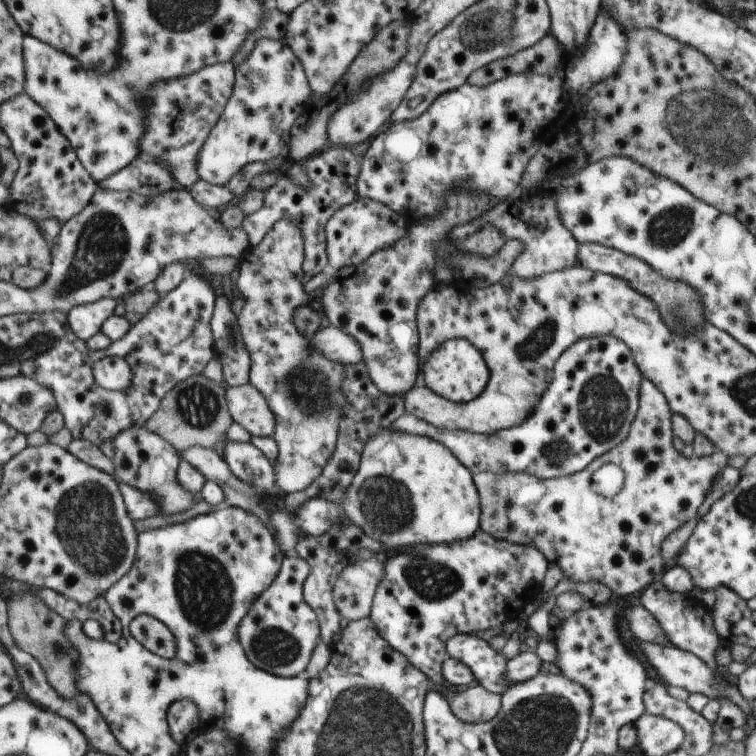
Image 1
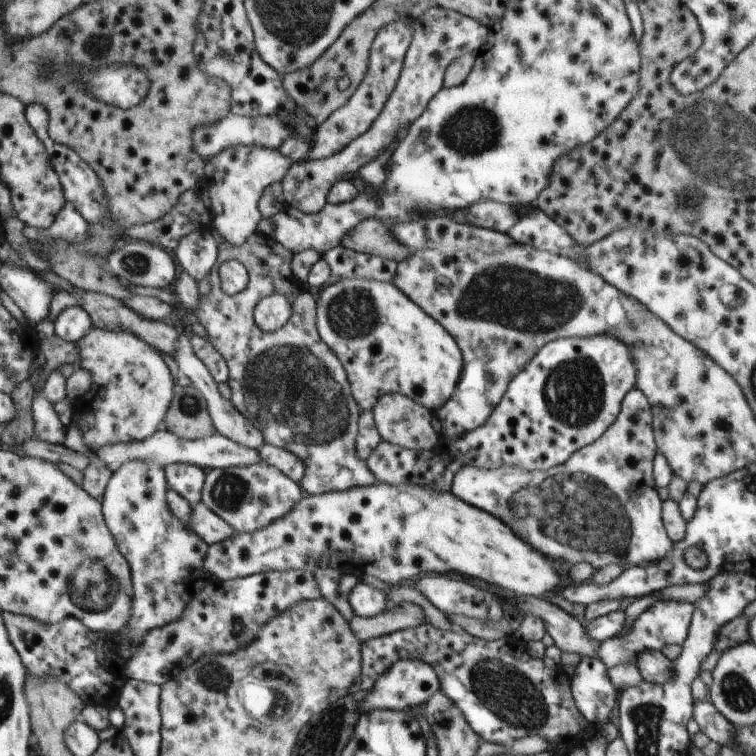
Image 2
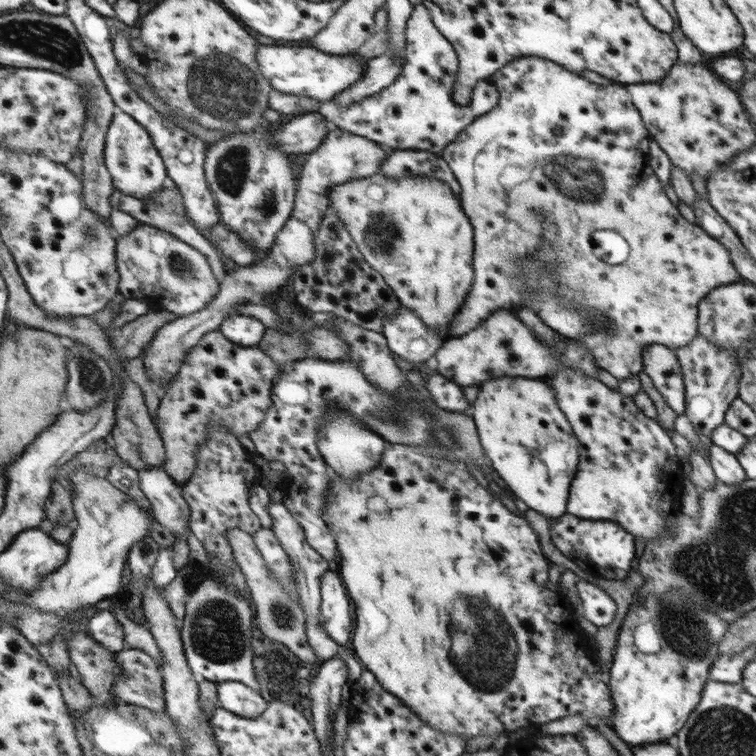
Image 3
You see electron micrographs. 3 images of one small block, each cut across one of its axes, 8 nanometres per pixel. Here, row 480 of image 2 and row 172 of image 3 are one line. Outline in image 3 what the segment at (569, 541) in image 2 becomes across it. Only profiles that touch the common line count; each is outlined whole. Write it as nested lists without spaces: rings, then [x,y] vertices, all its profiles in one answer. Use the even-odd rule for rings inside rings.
[[[527,56],[515,58],[511,62],[507,62],[502,68],[494,73],[489,79],[499,90],[499,102],[490,110],[489,113],[482,114],[481,117],[475,117],[470,125],[467,125],[465,131],[460,136],[451,141],[445,149],[441,151],[439,156],[450,167],[450,171],[457,179],[461,187],[460,202],[462,210],[466,213],[466,217],[473,224],[474,241],[472,254],[472,268],[474,272],[473,288],[466,298],[466,304],[462,307],[462,312],[458,314],[456,320],[453,321],[452,337],[459,338],[463,334],[470,333],[483,319],[490,317],[492,313],[501,309],[501,311],[519,312],[523,306],[523,284],[517,276],[518,264],[520,256],[528,256],[534,254],[538,250],[544,250],[540,254],[544,264],[558,263],[557,272],[551,272],[555,275],[555,279],[559,280],[562,290],[563,301],[575,301],[577,305],[581,305],[587,313],[589,319],[593,321],[610,322],[610,327],[599,329],[595,334],[583,336],[575,342],[581,347],[585,347],[594,357],[601,370],[605,370],[617,380],[626,379],[636,375],[642,369],[642,349],[651,344],[669,347],[674,351],[682,349],[683,346],[689,346],[690,342],[697,336],[697,319],[698,304],[707,294],[721,286],[729,286],[743,282],[742,276],[739,276],[738,268],[730,261],[729,251],[713,236],[708,235],[706,231],[699,225],[693,226],[684,218],[679,216],[679,212],[675,210],[675,206],[667,200],[667,196],[661,190],[661,184],[654,172],[651,172],[650,165],[650,136],[647,132],[645,124],[639,116],[639,111],[633,106],[629,95],[623,85],[612,82],[611,84],[598,86],[597,84],[588,82],[579,75],[575,75],[558,63],[551,62],[546,58],[538,56]],[[596,230],[613,230],[621,238],[625,239],[628,244],[628,255],[621,264],[607,264],[599,261],[591,252],[590,236]]]

